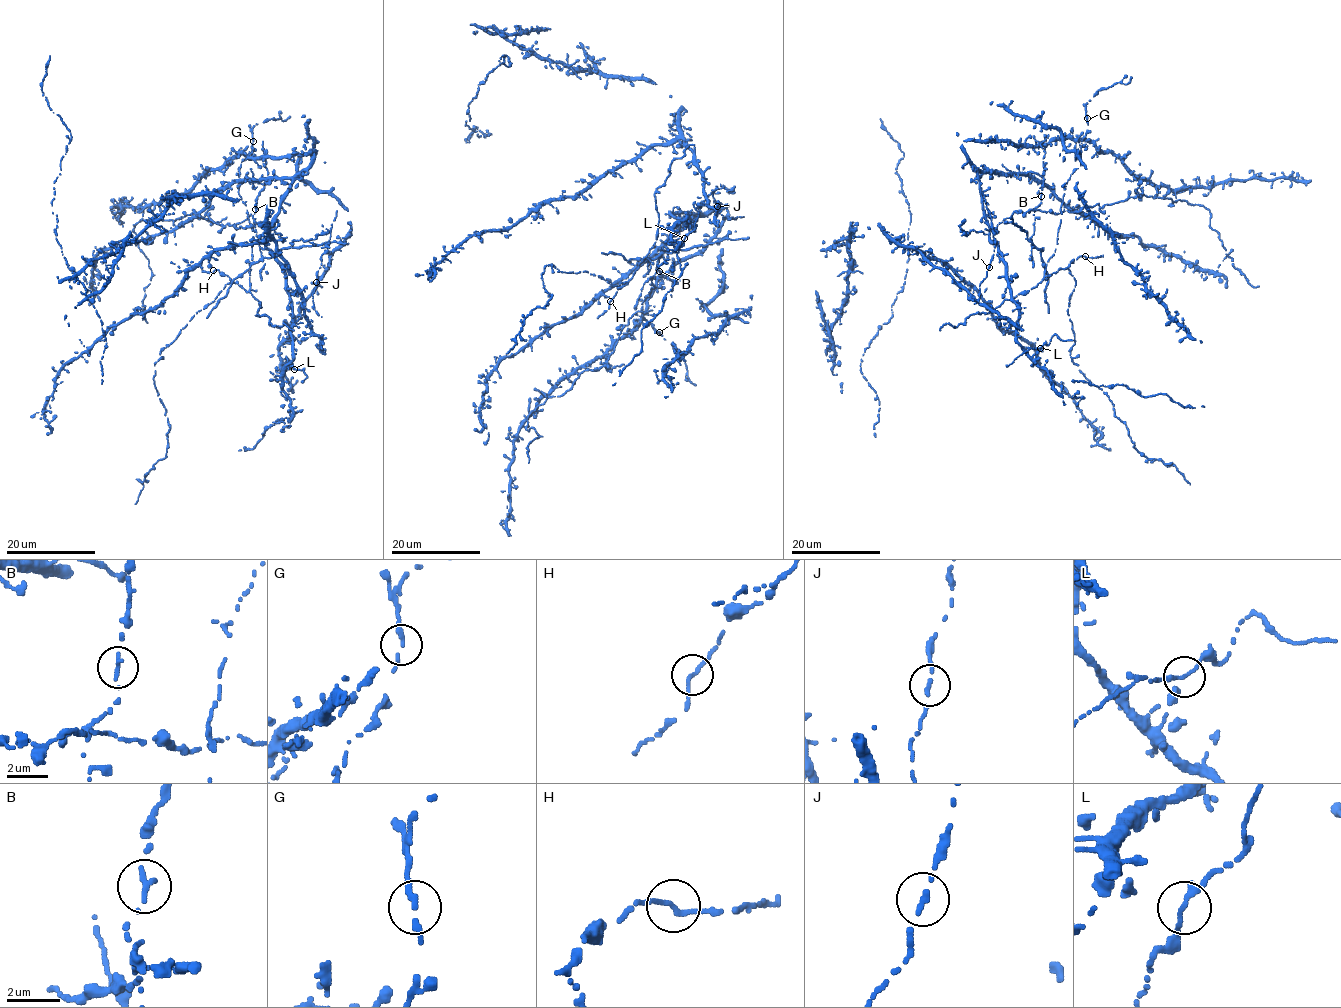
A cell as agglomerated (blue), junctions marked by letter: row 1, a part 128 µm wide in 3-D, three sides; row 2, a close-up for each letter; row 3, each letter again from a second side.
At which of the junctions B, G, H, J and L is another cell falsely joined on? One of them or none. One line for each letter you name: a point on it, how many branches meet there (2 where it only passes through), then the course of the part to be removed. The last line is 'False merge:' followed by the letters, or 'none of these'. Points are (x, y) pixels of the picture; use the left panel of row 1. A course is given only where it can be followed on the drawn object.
B: place (255, 209); branches 2; course (256, 209), (255, 230), (263, 257), (272, 257), (283, 248), (346, 243)
False merge: B

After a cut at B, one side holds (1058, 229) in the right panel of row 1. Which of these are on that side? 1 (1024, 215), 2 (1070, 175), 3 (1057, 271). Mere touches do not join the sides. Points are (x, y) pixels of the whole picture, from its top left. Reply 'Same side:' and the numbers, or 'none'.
Same side: 1, 2, 3

